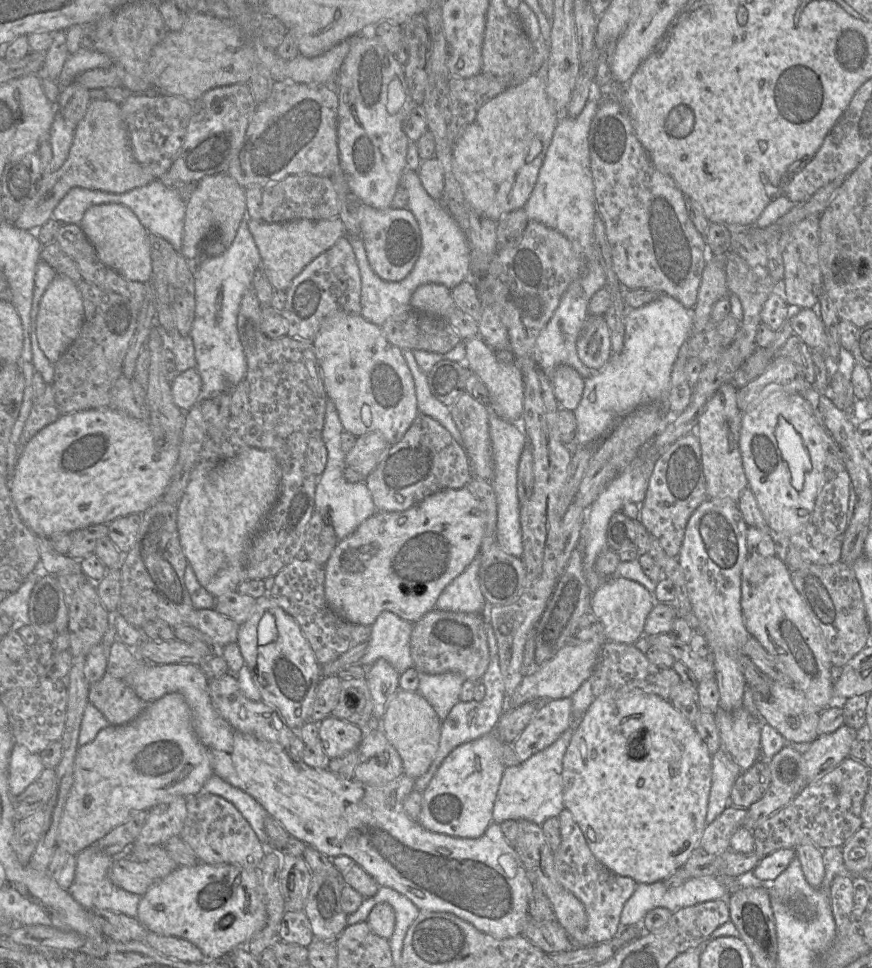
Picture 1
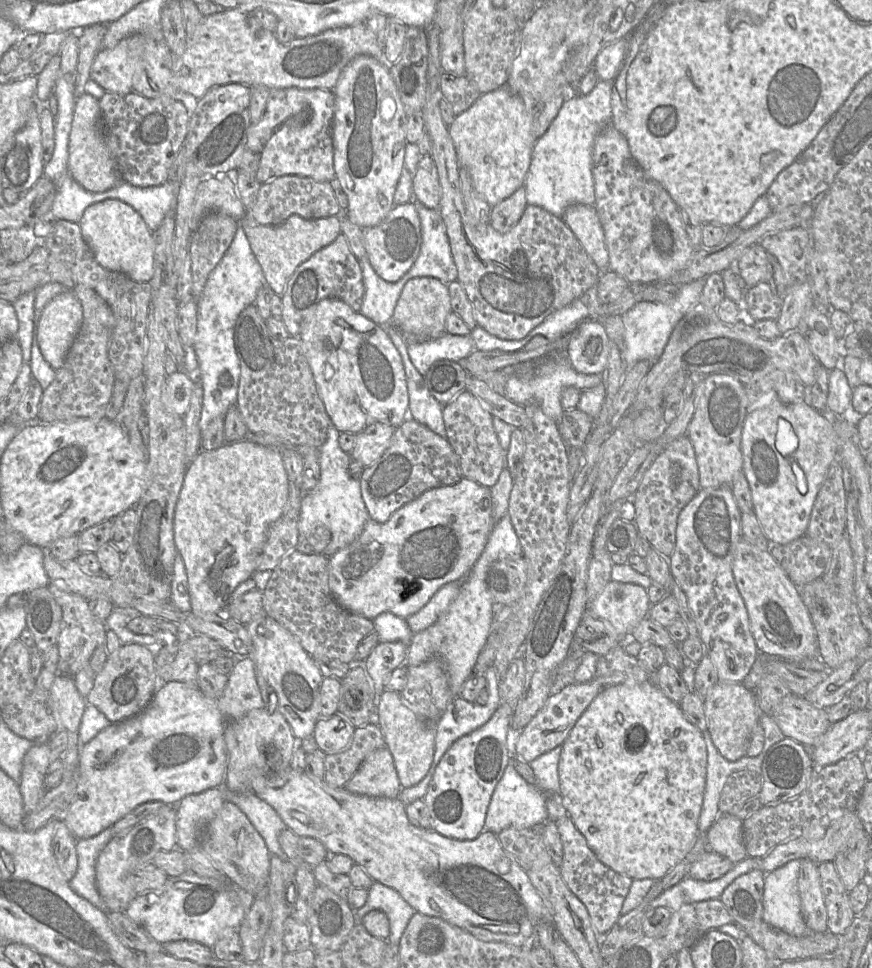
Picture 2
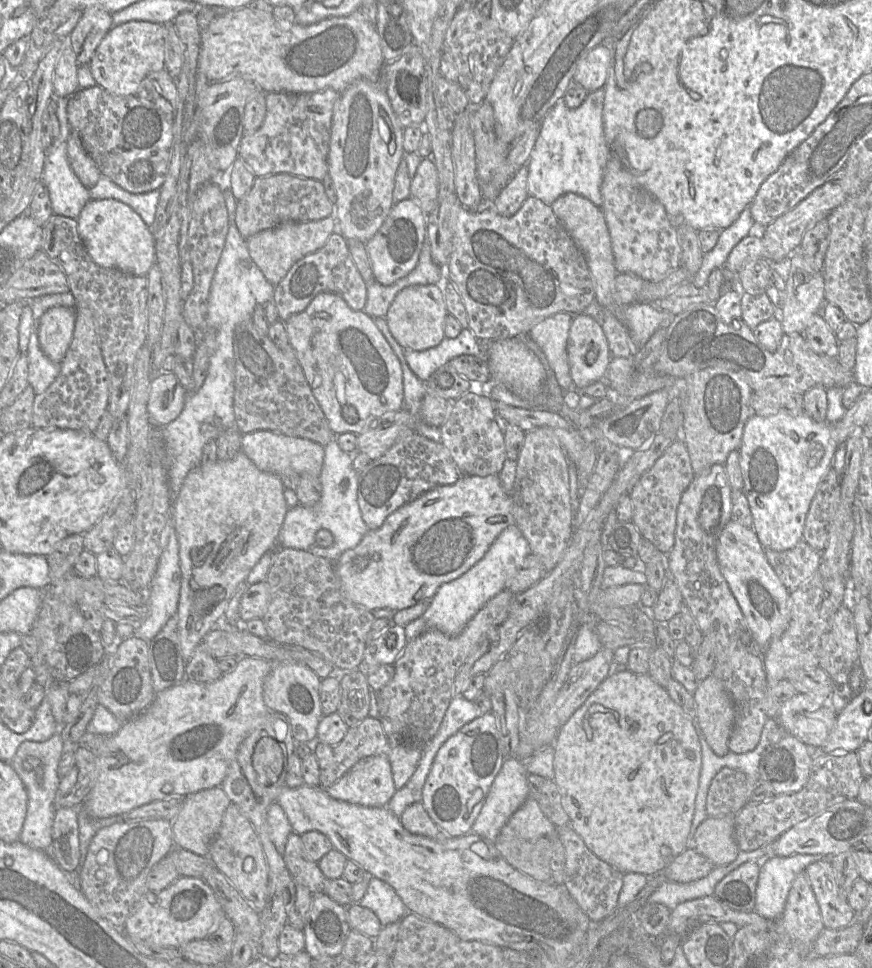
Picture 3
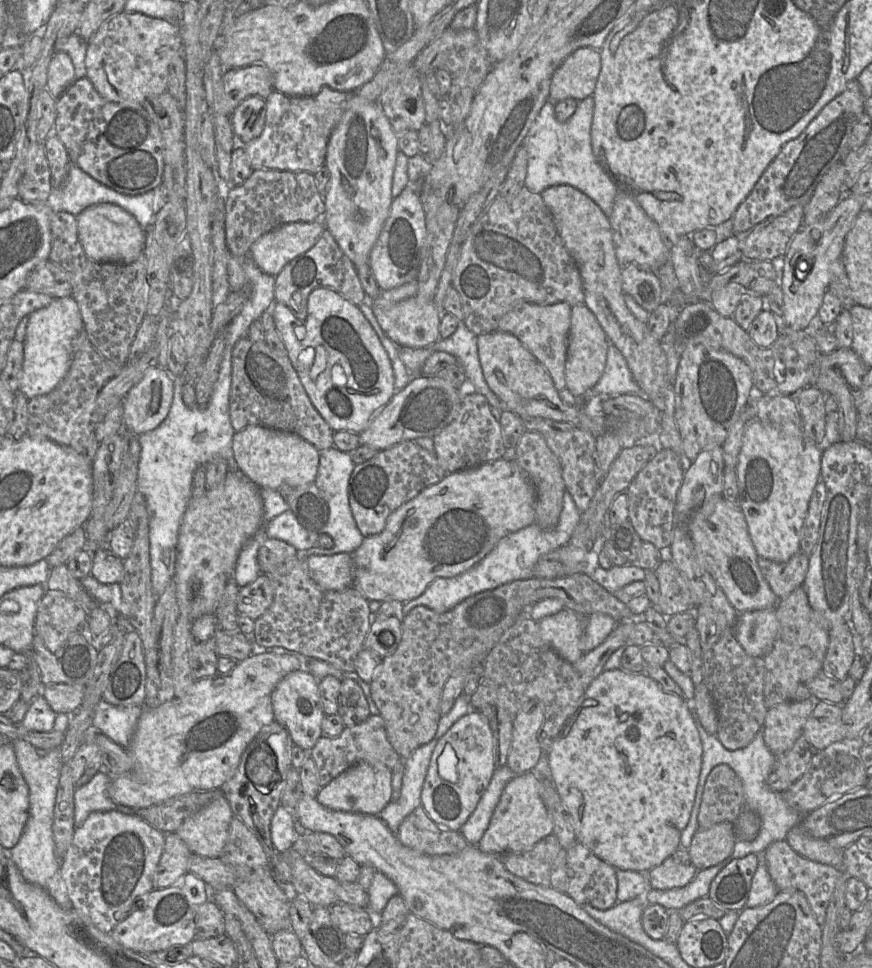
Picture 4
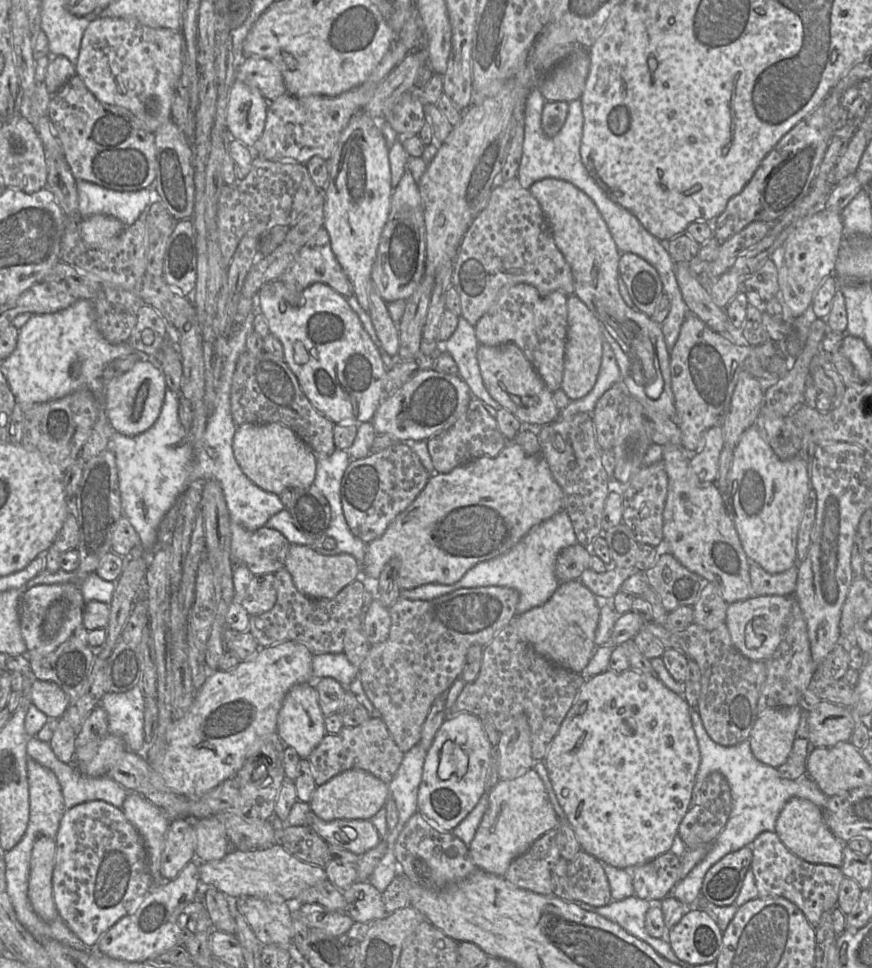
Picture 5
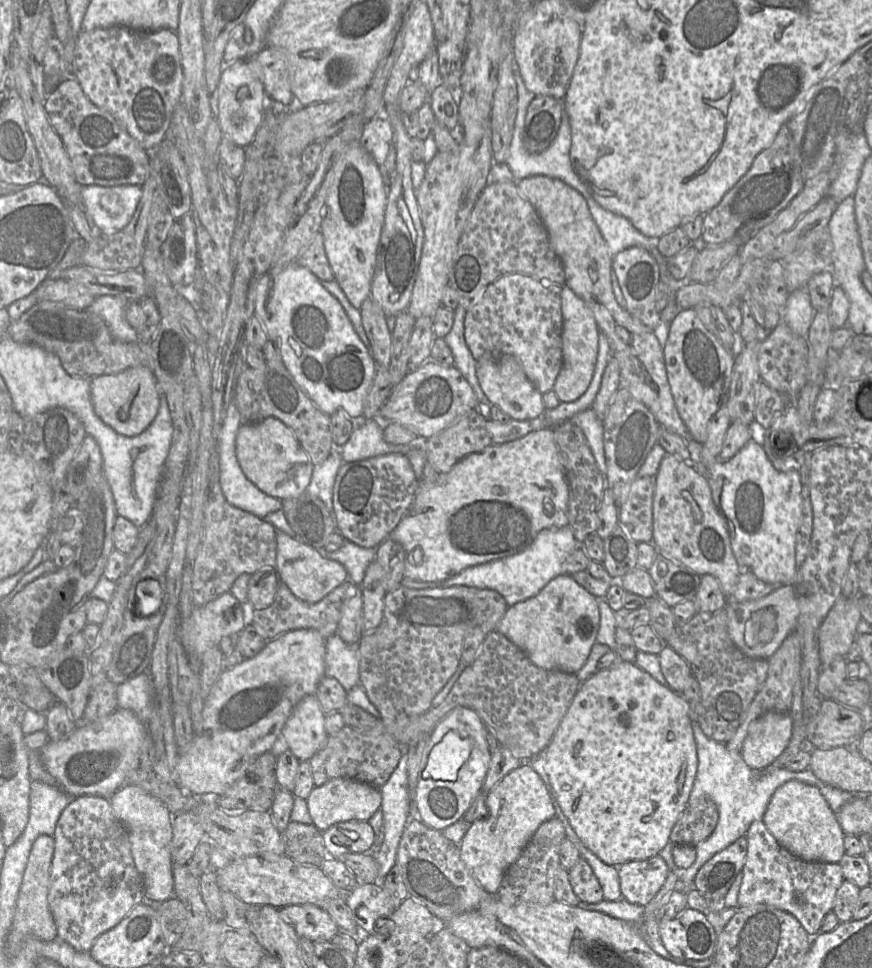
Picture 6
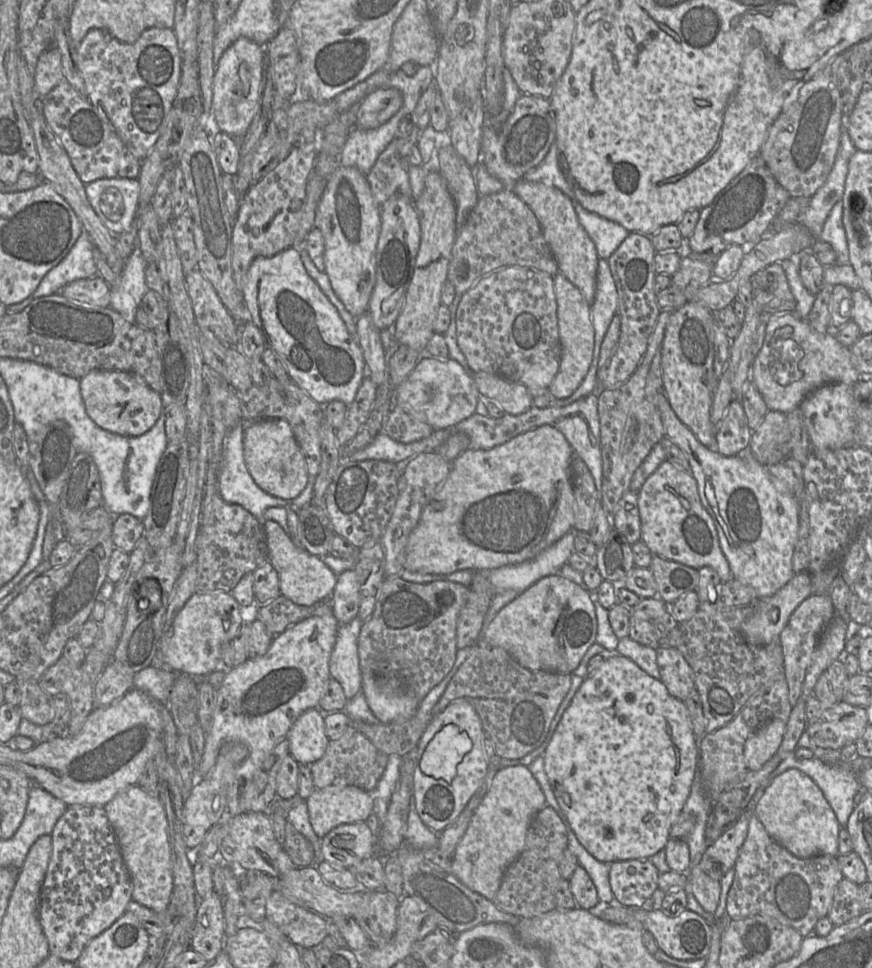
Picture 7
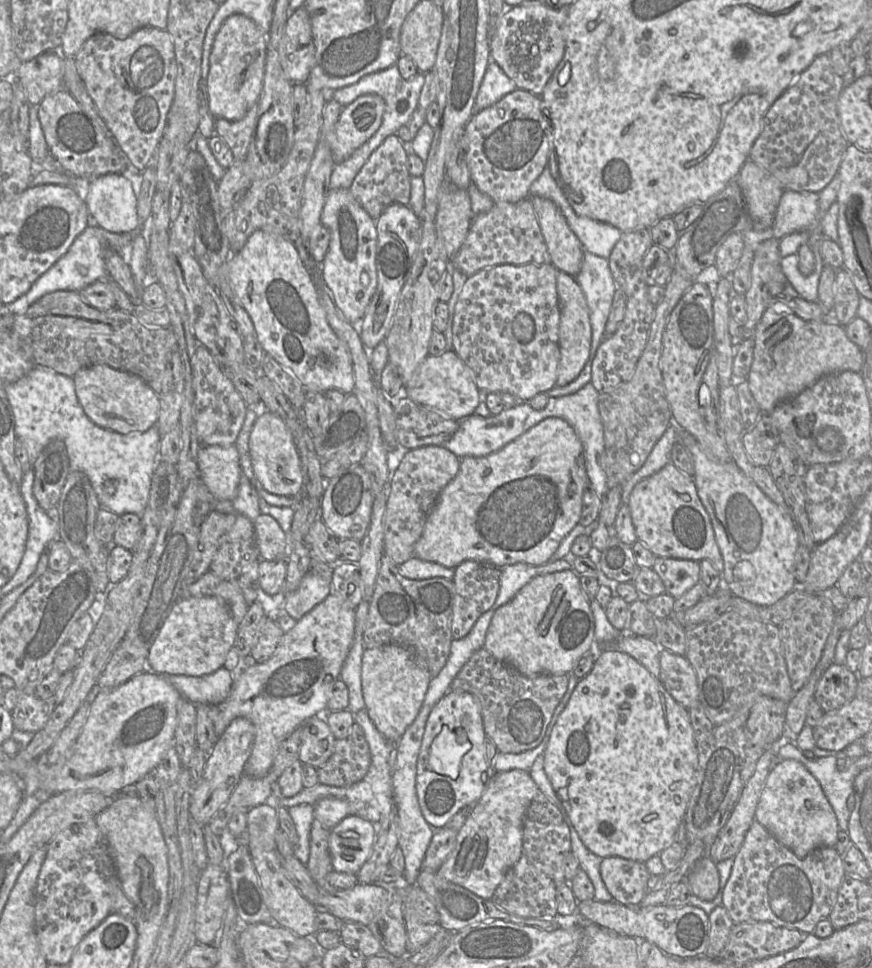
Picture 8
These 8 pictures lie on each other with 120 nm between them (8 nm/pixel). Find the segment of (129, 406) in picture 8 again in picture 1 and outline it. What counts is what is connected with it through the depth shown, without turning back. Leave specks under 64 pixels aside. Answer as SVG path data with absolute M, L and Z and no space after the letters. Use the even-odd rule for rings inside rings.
M196 368L179 373L171 383L174 403L182 411L189 411L200 401L202 378Z

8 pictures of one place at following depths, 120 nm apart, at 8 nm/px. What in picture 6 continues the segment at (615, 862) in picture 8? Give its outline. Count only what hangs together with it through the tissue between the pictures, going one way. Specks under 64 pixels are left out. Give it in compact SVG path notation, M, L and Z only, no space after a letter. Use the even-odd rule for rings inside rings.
M659 855L621 865L618 876L622 899L646 906L660 890L669 872L666 862Z

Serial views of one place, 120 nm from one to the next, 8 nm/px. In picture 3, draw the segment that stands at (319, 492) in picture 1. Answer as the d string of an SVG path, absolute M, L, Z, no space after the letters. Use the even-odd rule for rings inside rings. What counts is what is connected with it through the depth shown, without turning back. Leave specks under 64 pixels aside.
M336 436L325 446L325 456L320 474L322 495L319 502L306 507L299 504L296 491L284 489L284 498L289 507L281 530L277 538L277 544L284 548L310 551L314 556L325 558L335 562L345 551L355 548L368 532L368 527L362 519L357 501L358 472L352 465L353 454L343 451ZM320 529L329 530L334 543L330 547L316 546L316 532Z

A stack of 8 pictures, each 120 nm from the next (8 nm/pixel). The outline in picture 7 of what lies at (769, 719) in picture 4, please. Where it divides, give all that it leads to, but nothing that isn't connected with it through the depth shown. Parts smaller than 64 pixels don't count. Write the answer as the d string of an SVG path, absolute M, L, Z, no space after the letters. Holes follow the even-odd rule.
M773 719L758 728L744 744L744 759L748 770L757 771L778 751L786 723Z

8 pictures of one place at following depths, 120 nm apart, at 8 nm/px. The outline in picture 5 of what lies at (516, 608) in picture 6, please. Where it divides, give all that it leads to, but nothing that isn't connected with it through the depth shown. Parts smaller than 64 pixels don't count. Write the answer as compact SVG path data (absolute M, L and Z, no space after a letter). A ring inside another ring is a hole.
M579 580L562 582L543 605L515 616L516 628L535 651L554 664L576 673L588 665L595 649L600 598Z

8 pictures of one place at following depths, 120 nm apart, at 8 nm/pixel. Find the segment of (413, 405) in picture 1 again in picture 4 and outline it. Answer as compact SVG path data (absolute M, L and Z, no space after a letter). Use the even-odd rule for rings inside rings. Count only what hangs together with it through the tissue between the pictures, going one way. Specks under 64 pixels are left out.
M328 288L314 289L307 301L306 318L300 320L284 304L273 302L266 310L272 314L275 326L286 347L294 369L313 406L334 432L360 434L396 392L391 360L377 333L359 307Z

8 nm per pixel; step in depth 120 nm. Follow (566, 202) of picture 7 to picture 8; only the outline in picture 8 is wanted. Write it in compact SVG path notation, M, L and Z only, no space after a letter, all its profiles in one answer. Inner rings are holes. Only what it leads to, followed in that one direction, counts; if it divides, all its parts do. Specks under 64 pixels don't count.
M529 197L544 236L551 264L558 271L575 277L583 262L583 245L569 227L560 208L551 200Z

